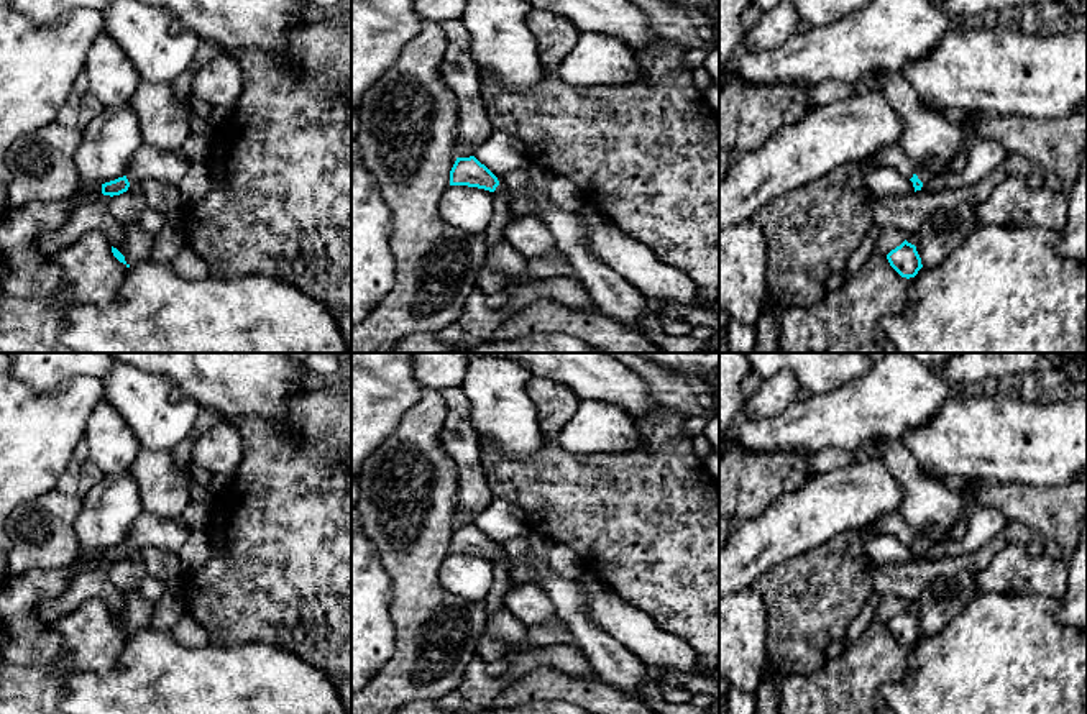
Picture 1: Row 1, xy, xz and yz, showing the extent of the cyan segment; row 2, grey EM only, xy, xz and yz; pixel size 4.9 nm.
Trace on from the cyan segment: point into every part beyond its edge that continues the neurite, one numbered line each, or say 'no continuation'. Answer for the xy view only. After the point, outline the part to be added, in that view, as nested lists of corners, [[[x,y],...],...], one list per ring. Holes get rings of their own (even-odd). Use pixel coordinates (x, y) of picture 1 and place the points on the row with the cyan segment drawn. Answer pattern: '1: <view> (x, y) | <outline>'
1: xy (148, 163) | [[[141,144],[133,154],[125,176],[130,184],[140,184],[143,179],[156,179],[171,187],[179,187],[186,172],[187,159],[181,153]]]

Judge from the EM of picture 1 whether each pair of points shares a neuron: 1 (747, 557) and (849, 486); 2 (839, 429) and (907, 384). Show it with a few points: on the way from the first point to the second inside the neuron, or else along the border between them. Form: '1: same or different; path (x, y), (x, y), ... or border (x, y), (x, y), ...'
1: same; path (772, 537), (795, 522), (813, 516), (825, 506)
2: same; path (856, 412), (890, 399)

